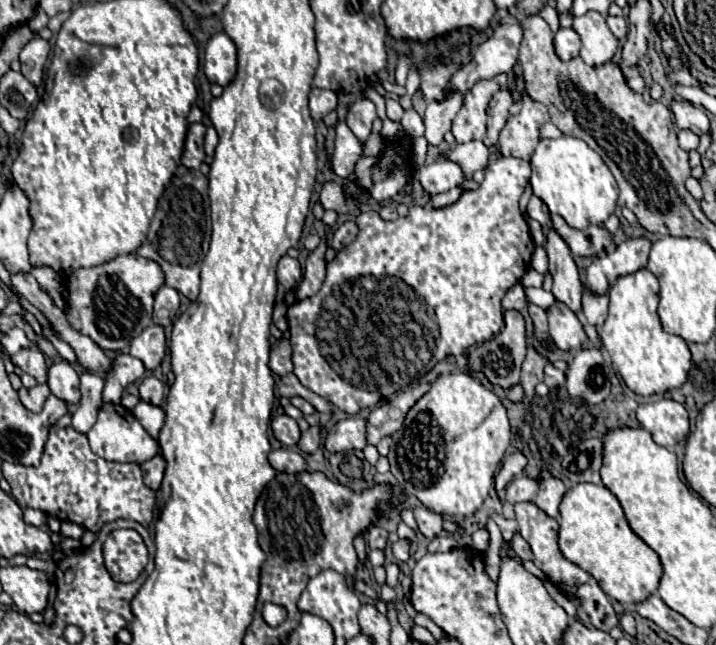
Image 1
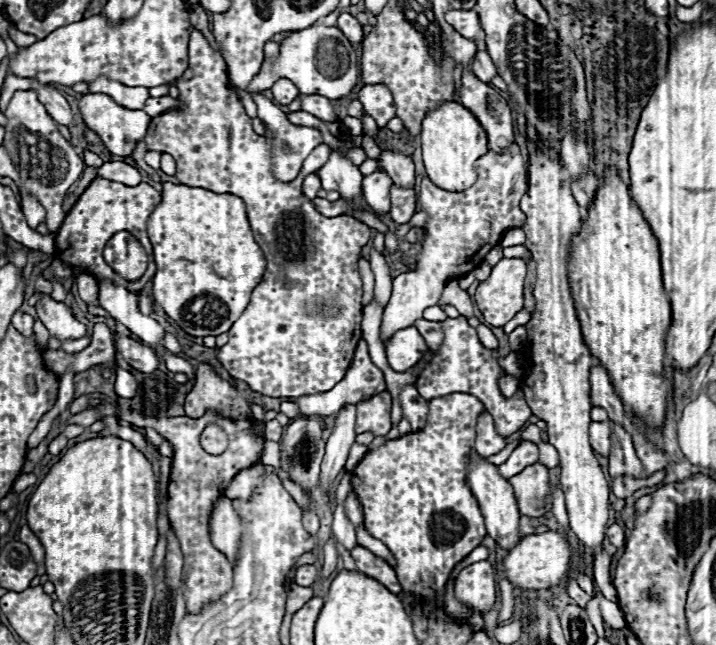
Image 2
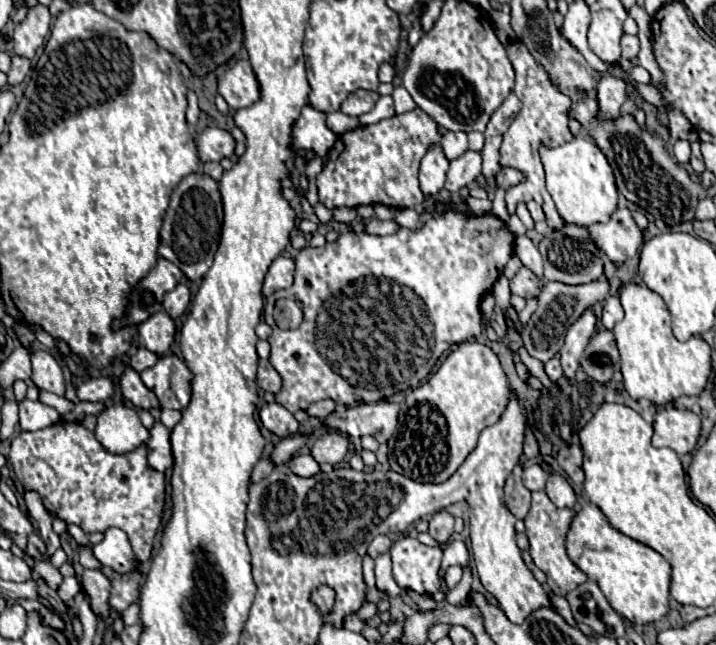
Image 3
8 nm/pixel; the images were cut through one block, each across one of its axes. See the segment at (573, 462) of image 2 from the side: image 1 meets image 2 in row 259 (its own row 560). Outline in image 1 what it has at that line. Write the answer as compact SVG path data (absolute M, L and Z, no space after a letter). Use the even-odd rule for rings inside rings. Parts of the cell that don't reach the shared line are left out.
M520 502L514 504L516 510L516 520L520 526L520 534L524 536L524 540L530 544L532 552L534 552L534 564L546 574L546 578L566 596L574 596L576 588L584 582L590 580L590 574L584 572L580 566L572 564L570 560L566 560L558 548L558 522L554 518L548 518L536 504L532 502Z

